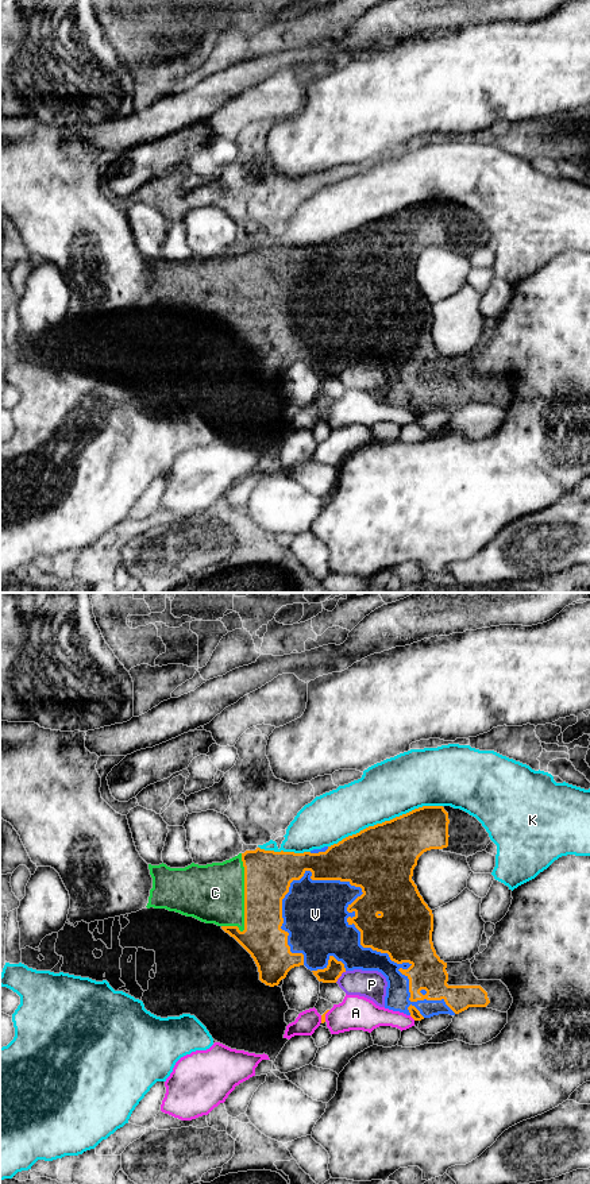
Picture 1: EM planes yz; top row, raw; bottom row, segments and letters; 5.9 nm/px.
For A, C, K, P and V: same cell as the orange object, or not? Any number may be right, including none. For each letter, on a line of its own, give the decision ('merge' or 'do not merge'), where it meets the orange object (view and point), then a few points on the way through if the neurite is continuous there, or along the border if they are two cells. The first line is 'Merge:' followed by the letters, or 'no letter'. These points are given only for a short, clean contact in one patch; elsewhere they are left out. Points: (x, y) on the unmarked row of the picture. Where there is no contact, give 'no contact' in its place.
Merge: C, V
A: do not merge; meets orange in yz at (412, 412)
C: merge; meets orange in yz at (245, 288)
K: do not merge; meets orange in yz at (385, 216)
P: do not merge; meets orange in yz at (340, 370)
V: merge; meets orange in yz at (361, 338)

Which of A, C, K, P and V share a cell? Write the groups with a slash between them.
A / C V / K / P

